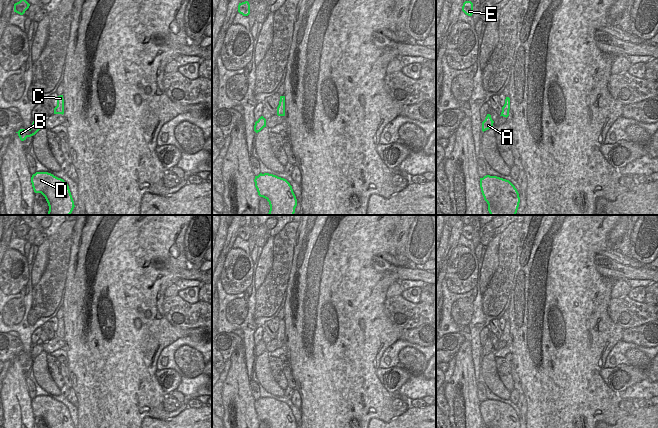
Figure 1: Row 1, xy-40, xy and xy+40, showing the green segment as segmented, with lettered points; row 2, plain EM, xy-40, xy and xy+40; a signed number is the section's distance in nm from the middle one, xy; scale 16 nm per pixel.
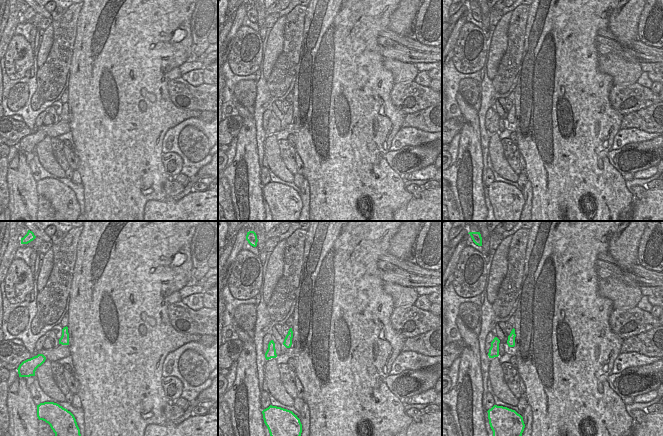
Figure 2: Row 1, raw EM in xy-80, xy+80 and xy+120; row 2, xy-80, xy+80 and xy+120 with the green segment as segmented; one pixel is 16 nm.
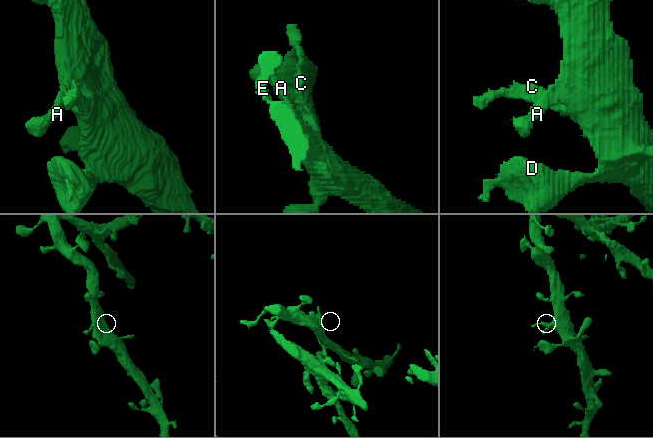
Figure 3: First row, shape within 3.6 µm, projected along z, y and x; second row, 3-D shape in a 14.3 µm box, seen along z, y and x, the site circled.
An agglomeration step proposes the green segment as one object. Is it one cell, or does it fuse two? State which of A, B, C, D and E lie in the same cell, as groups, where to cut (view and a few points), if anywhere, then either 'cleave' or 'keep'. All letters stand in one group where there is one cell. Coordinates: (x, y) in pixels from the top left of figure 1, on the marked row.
groups A B C D E; cut none; keep

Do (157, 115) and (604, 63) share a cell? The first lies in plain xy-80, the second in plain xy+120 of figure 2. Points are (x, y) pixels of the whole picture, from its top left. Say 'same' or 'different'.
different

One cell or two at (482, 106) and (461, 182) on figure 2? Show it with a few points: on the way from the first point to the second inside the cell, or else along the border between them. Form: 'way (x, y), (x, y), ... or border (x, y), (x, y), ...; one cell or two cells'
border (472, 106), (477, 112), (481, 141); two cells

